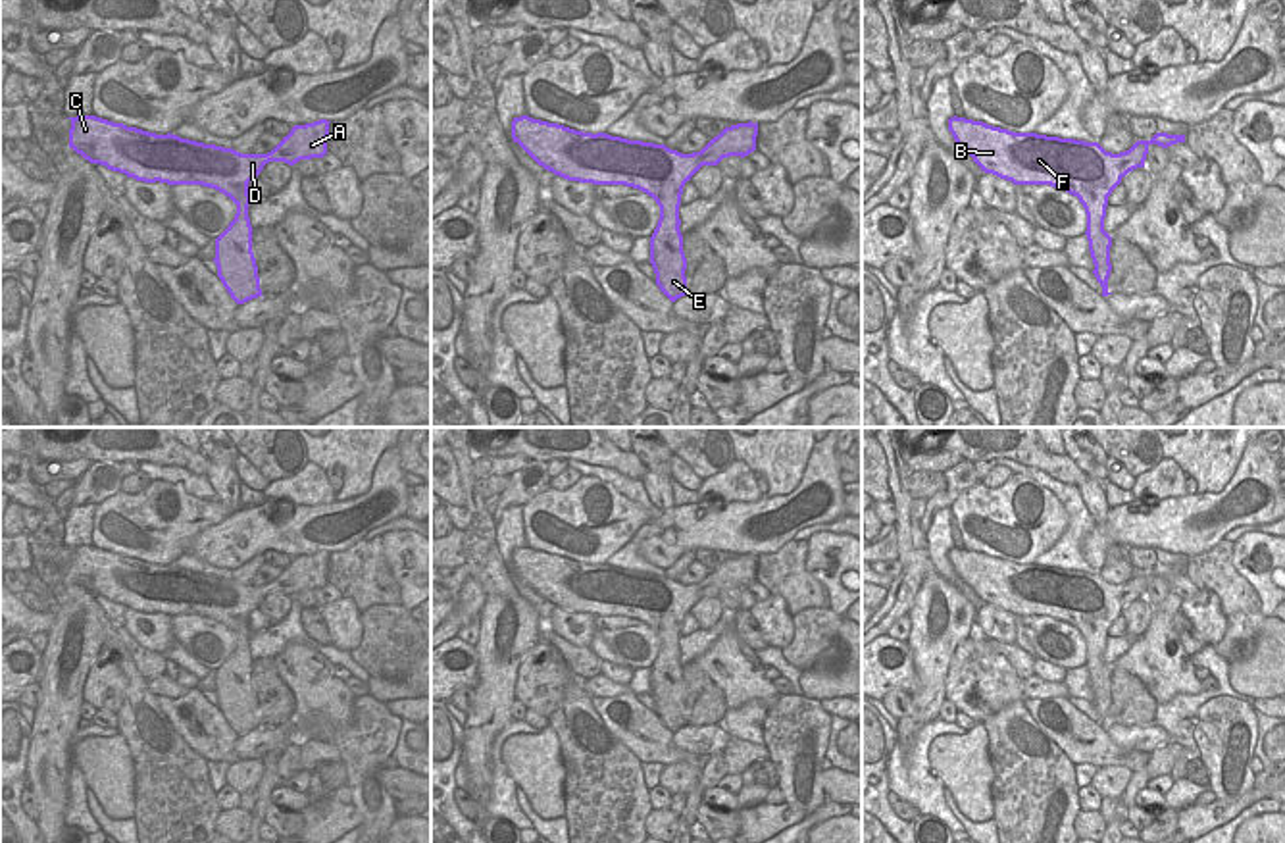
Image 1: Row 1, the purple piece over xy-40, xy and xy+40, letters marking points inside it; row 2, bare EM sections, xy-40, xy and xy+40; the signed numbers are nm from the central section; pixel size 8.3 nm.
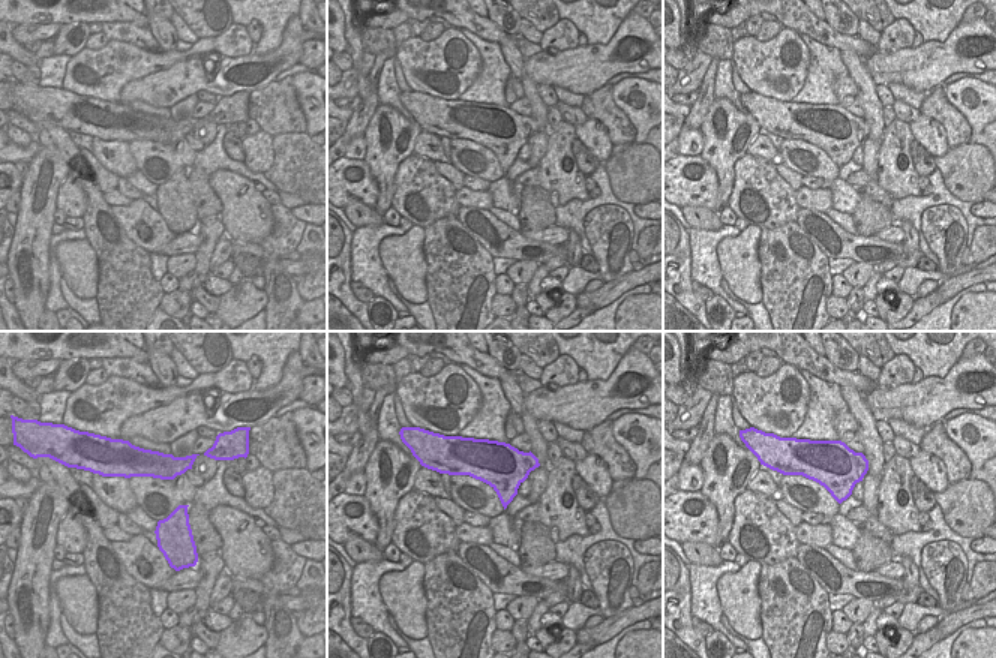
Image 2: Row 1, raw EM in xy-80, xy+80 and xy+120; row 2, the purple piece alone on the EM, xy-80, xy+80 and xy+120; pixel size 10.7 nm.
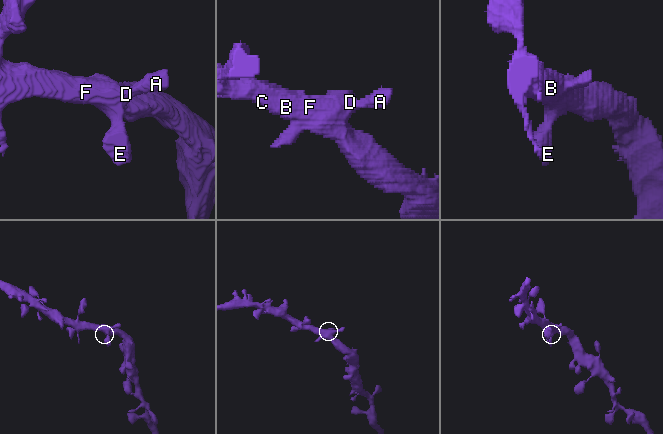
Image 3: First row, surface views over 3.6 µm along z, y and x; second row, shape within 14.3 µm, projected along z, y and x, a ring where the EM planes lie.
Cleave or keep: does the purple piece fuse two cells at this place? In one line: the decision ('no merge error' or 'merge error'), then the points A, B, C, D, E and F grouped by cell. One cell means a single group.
no merge error | A B C D E F

